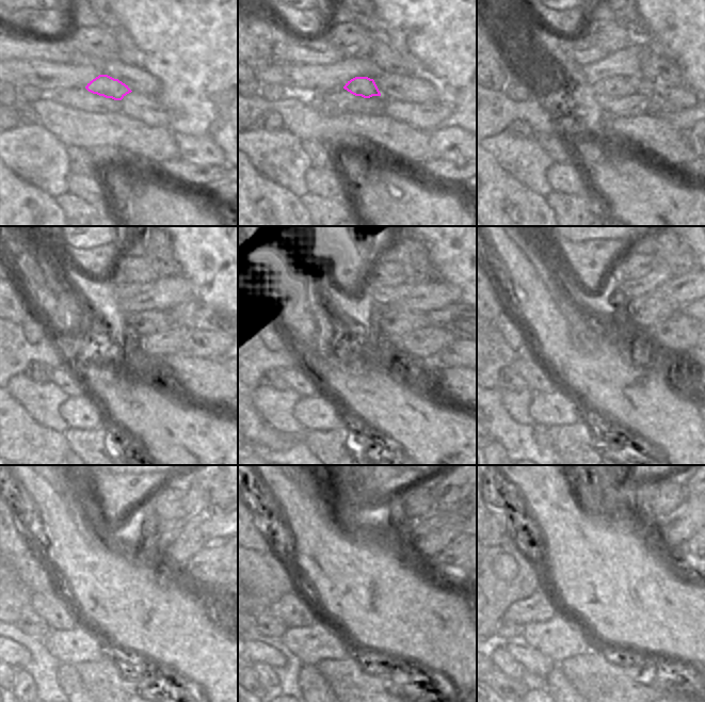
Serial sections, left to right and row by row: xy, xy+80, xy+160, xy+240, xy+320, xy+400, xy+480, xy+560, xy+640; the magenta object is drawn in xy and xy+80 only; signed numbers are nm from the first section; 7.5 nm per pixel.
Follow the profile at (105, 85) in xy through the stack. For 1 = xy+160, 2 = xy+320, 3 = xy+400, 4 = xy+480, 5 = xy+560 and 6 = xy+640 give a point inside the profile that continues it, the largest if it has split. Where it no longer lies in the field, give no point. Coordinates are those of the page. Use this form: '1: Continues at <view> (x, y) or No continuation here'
1: Continues at xy+160 (618, 86)
2: Continues at xy+320 (390, 321)
3: Continues at xy+400 (645, 310)
4: Continues at xy+480 (178, 545)
5: Continues at xy+560 (429, 536)
6: Continues at xy+640 (676, 527).

